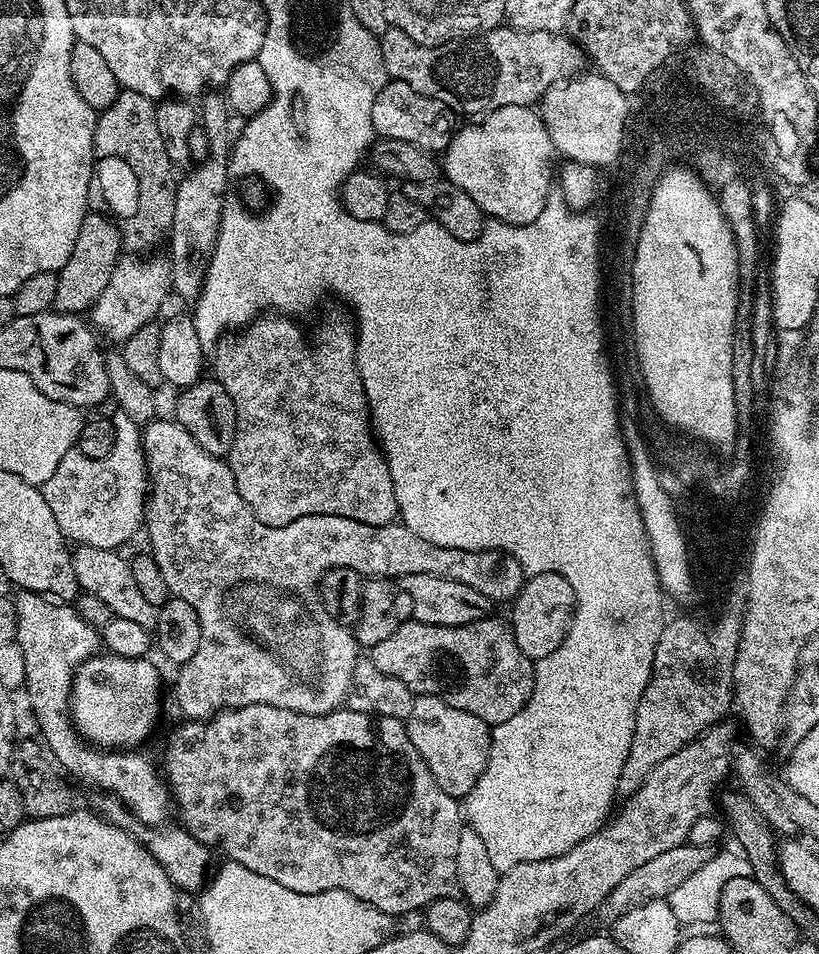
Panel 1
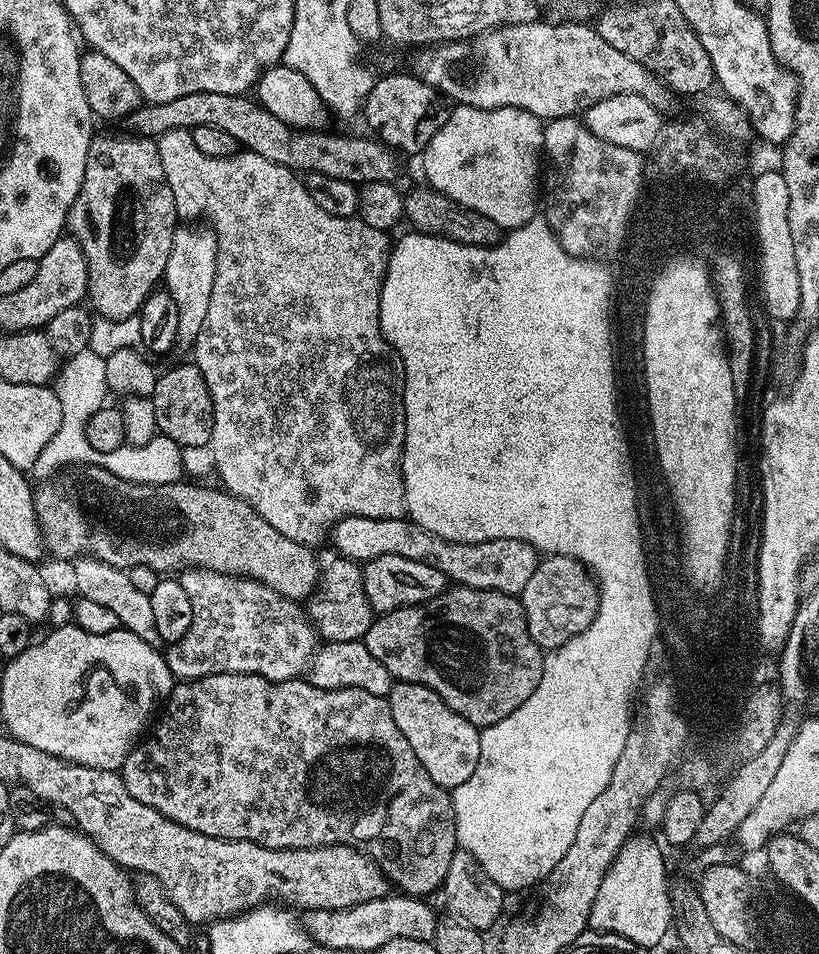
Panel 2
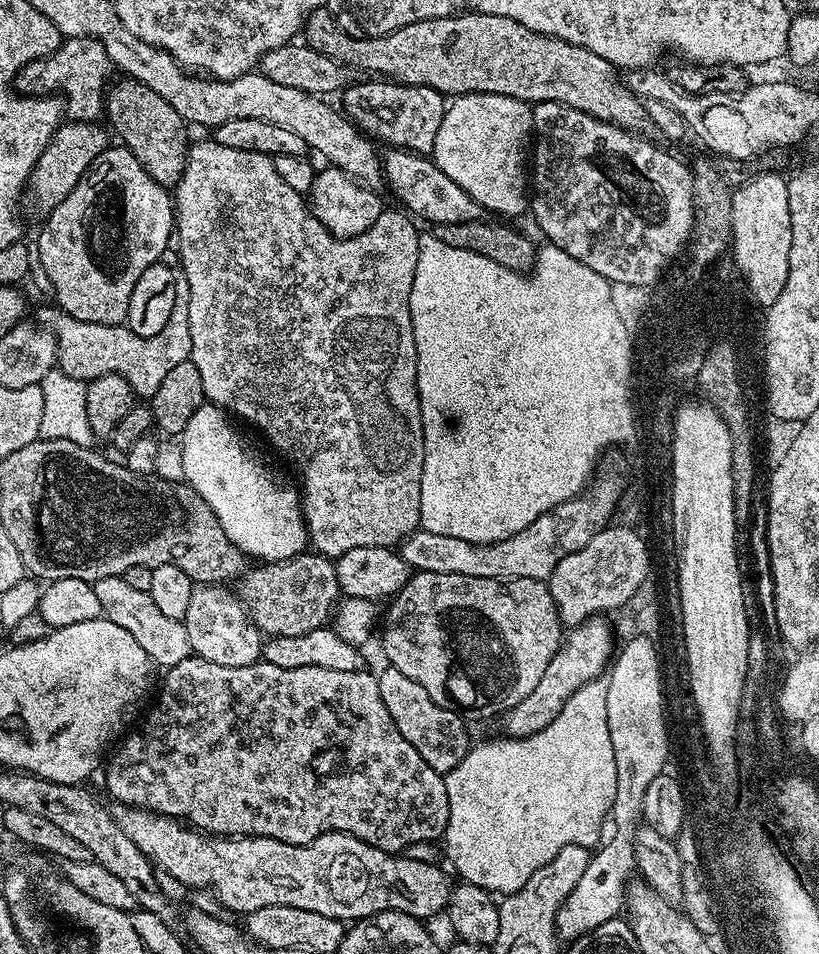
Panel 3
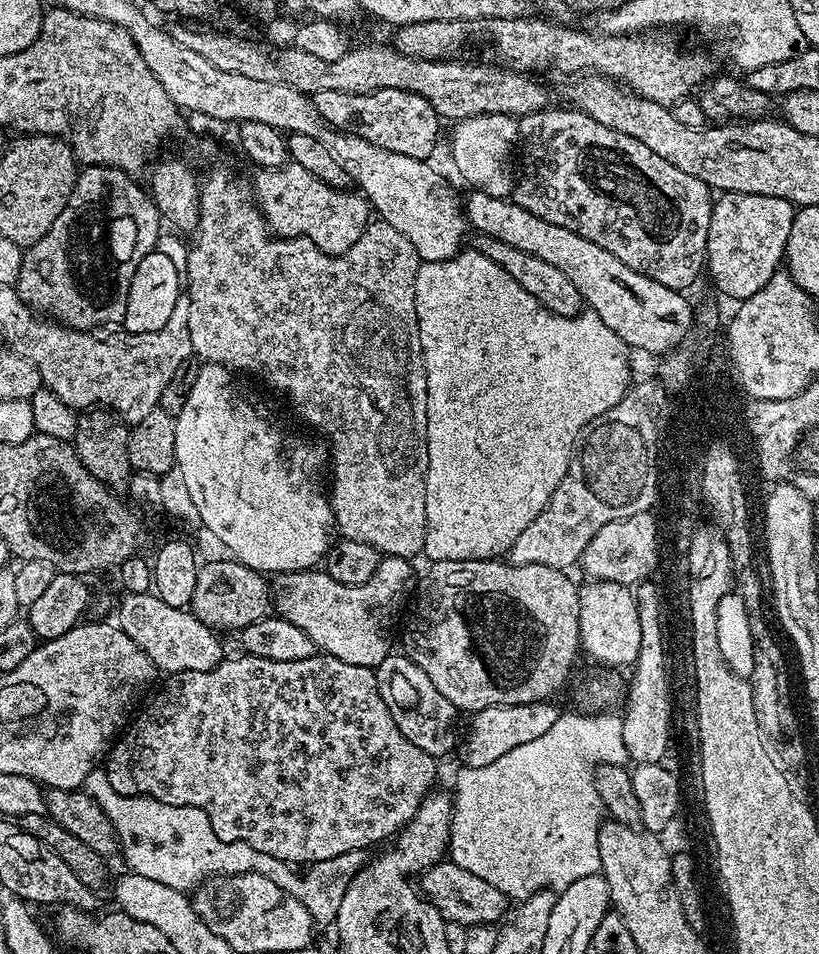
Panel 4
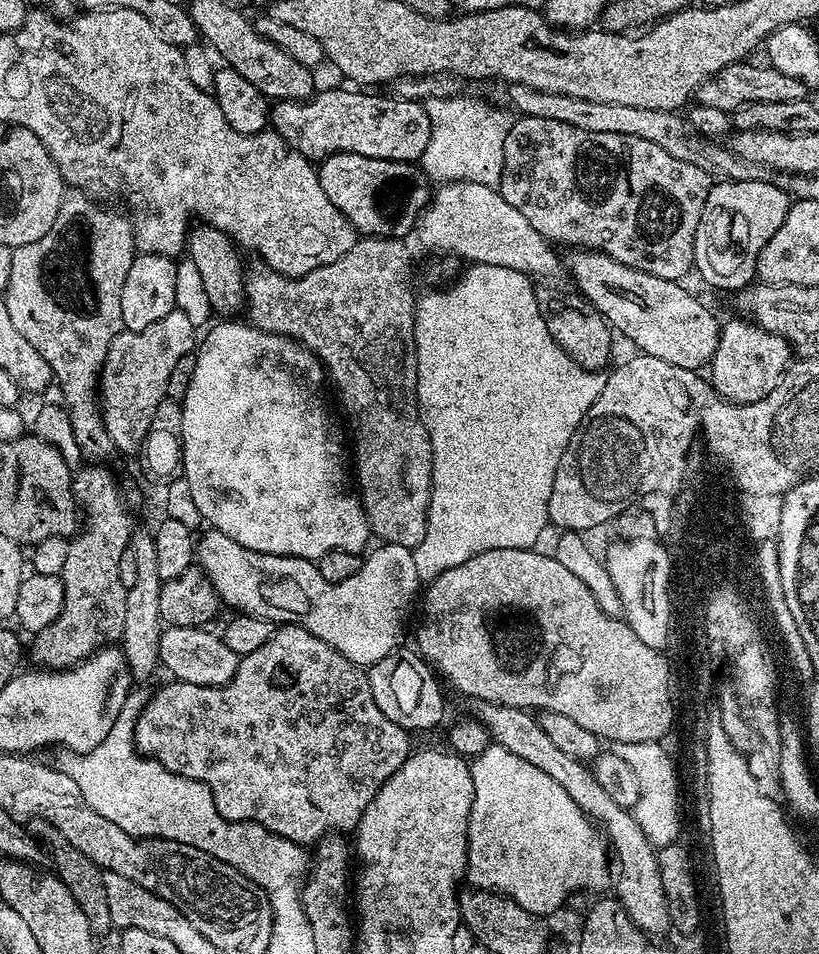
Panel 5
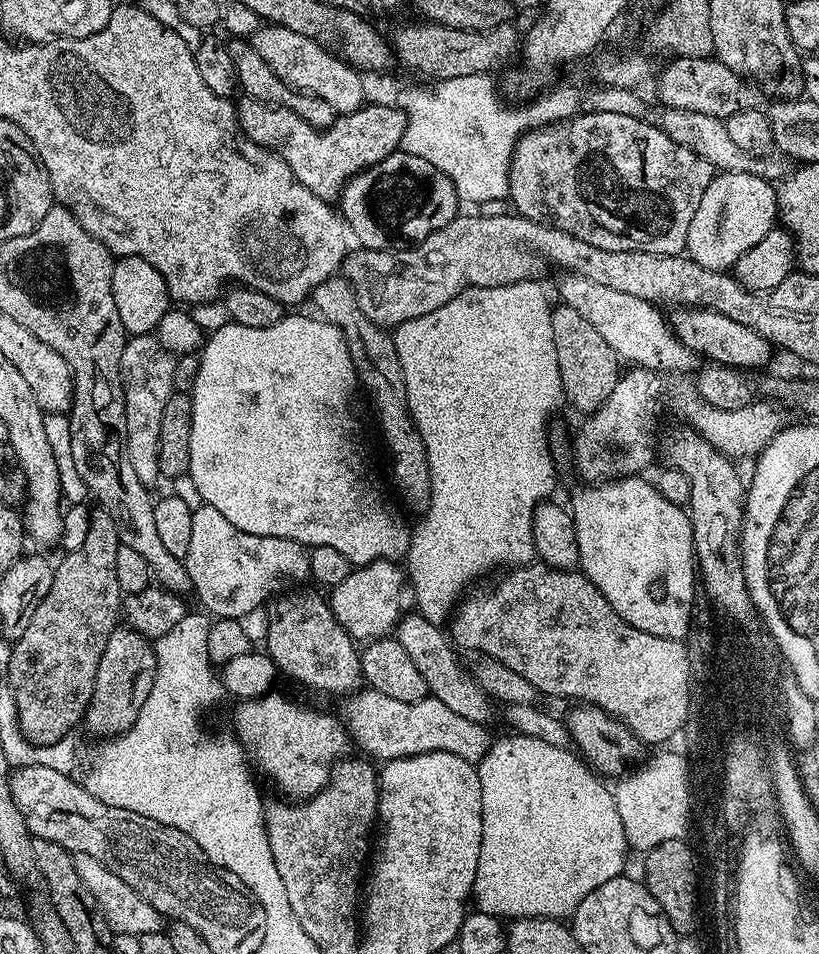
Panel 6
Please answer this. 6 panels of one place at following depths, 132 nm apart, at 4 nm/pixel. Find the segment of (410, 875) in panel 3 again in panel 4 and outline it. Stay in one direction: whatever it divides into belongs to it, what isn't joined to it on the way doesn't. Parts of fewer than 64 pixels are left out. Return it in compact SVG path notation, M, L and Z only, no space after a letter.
M445 858L434 867L427 868L419 877L418 887L428 901L439 910L445 922L458 922L467 929L476 924L499 925L510 912L510 899L506 893L490 886L490 882L486 882L485 879L470 874L451 858Z

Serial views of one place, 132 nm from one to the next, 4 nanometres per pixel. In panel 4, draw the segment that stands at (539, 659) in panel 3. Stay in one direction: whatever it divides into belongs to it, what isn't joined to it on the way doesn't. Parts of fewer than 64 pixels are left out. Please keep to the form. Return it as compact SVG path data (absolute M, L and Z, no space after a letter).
M485 558L483 560L437 560L427 565L428 573L419 577L418 583L414 591L414 604L416 602L416 621L409 626L404 632L404 648L403 655L410 657L418 666L422 666L422 670L426 670L426 674L430 674L430 682L434 682L434 686L438 686L438 694L442 694L449 702L452 703L461 713L473 714L484 707L510 707L512 705L542 703L551 701L555 692L560 692L568 684L568 679L572 676L572 667L576 664L576 659L582 656L581 644L579 638L579 587L577 581L572 581L568 577L569 573L562 568L554 566L538 566L537 564L513 564L504 558Z

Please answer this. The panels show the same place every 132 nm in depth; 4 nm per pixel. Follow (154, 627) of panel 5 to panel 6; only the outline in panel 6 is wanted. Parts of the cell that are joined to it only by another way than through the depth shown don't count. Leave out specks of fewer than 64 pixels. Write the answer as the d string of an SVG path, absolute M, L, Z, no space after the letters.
M118 626L102 650L102 662L98 662L98 674L94 682L94 694L88 703L86 725L96 736L115 738L120 736L138 718L138 710L150 695L156 677L156 650L153 641L127 626Z

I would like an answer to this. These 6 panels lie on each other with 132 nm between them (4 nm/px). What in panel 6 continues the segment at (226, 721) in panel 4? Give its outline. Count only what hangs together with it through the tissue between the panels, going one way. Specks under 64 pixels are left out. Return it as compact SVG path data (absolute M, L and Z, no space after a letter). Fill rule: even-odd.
M300 592L297 596L284 596L271 601L272 609L268 612L268 657L276 663L277 669L284 672L292 680L313 688L316 692L333 692L343 697L357 691L361 683L360 652L347 630L340 624L331 610L329 601L323 596L315 596L312 592ZM269 694L257 696L254 700L241 700L232 712L232 727L236 740L239 741L251 763L264 771L264 776L281 792L281 797L292 802L303 802L317 796L332 778L332 770L349 755L350 737L348 729L339 719L328 712L319 712L316 708L307 708L304 704L291 704L284 696Z

